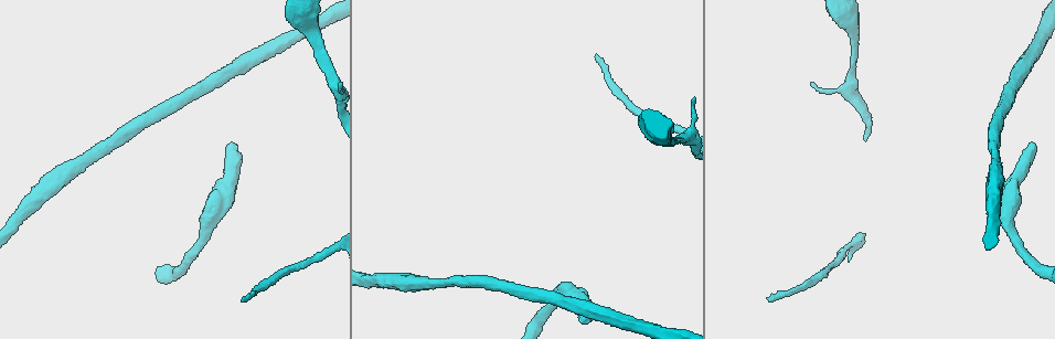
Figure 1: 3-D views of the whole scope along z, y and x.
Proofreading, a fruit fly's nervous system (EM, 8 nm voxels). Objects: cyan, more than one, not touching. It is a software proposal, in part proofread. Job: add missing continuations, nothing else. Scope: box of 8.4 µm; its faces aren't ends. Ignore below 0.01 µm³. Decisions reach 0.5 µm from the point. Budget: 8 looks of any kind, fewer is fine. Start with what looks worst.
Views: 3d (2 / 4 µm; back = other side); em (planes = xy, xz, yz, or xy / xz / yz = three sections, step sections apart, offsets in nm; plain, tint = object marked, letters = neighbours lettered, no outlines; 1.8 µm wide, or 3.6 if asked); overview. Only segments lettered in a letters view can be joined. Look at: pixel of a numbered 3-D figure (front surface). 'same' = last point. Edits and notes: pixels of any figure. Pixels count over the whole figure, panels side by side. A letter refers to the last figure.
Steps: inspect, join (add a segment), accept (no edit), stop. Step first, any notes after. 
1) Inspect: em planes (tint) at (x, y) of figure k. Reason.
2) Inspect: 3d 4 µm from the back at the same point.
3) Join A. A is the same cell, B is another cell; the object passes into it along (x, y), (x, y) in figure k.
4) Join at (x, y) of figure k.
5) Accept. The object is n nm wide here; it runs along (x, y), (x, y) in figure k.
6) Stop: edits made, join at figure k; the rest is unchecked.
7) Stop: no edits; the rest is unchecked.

Inspect: 3d 4 µm at (232, 142) of figure 1. Thick end.

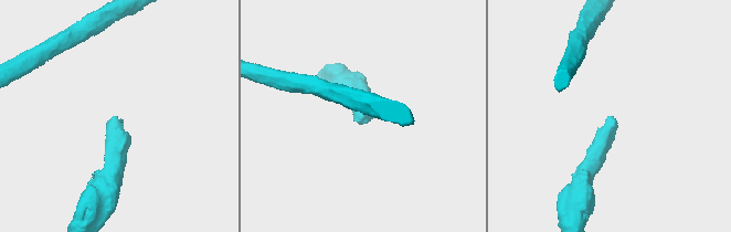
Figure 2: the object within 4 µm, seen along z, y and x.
Inspect: em planes (plain) at (609, 116) of figure 2.

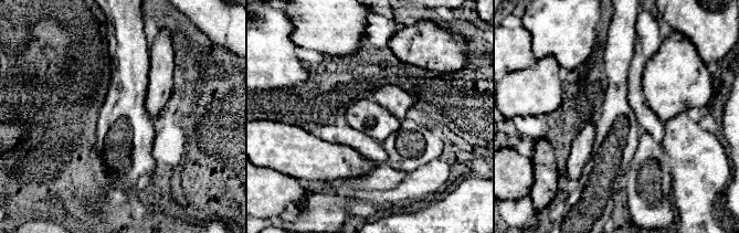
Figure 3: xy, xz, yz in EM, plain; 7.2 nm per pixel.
Inspect: em planes (letters) at the same point. See the neighbours.

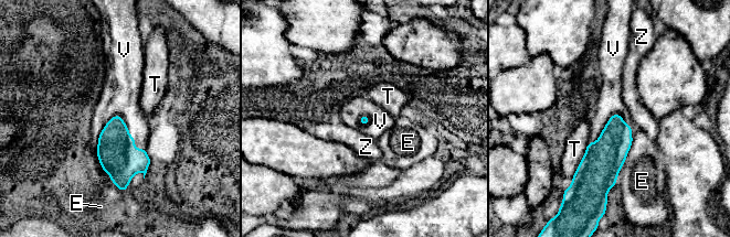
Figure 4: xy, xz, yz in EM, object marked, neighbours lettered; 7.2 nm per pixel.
Join V. The longest contact is with E, 360 nm; V is the same cell, E, T and Z are other cells; the object passes into it along (116, 152), (126, 125), (120, 94) in figure 4; it goes on there.

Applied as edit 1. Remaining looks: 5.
Inspect: overview.

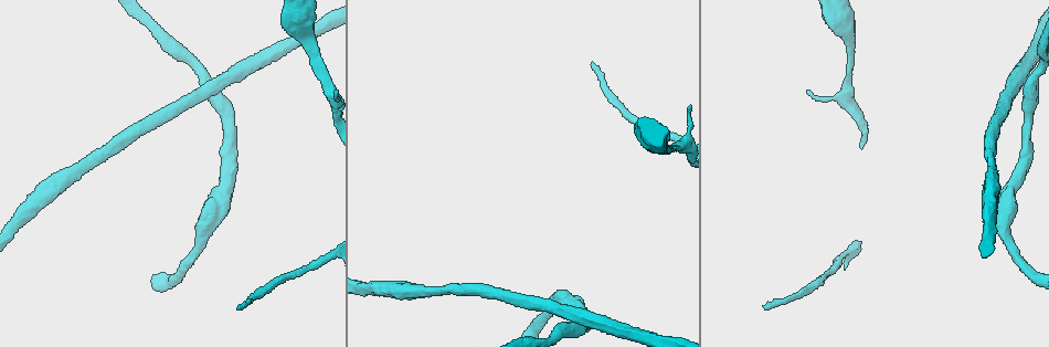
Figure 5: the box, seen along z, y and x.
Inspect: em xz step 8 (letters) at (765, 307) of figure 5. Thin end.

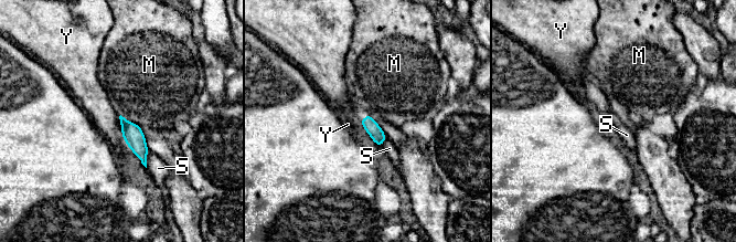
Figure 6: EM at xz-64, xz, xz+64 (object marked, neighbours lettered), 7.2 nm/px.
Inspect: em planes (letters) at the same point.

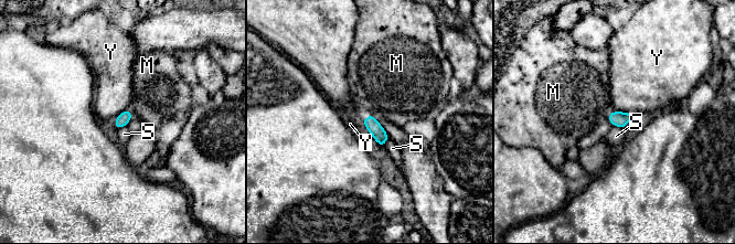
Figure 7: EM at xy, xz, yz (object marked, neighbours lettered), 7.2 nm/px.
Accept. The object is 100 nm wide here; M, S and Y are other cells; a border runs along (611, 110), (634, 114) in figure 7; none of them fits.

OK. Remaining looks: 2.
Inspect: em planes (letters) at (1006, 233) of figure 5. Thick turns thin.

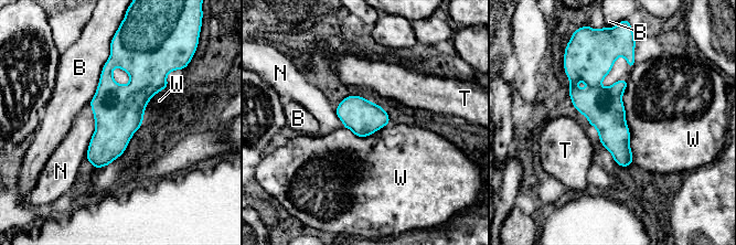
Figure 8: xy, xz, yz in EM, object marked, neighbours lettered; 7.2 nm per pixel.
Accept. The longest contact is with W, 600 nm; B, N, T and W are other cells; a border runs along (627, 81), (622, 105), (633, 162) in figure 8; no lettered segment goes on from it.

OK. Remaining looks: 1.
Inspect: em 3.6 µm xy step 4 (letters) at (848, 30) of figure 5.

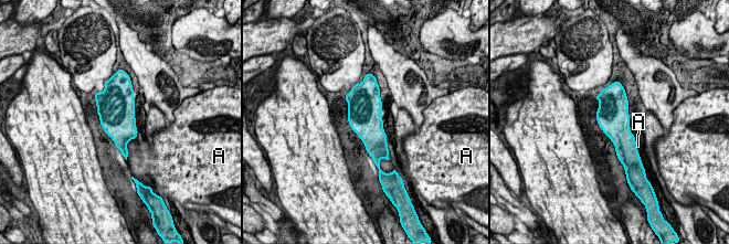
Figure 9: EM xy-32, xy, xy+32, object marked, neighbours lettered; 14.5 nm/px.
Accept. The object is 460 nm wide here; the longest contact is with A, 360 nm; A is another cell; none of them fits.

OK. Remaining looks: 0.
Stop: edits made, join at figure 4; the rest is unchecked.

